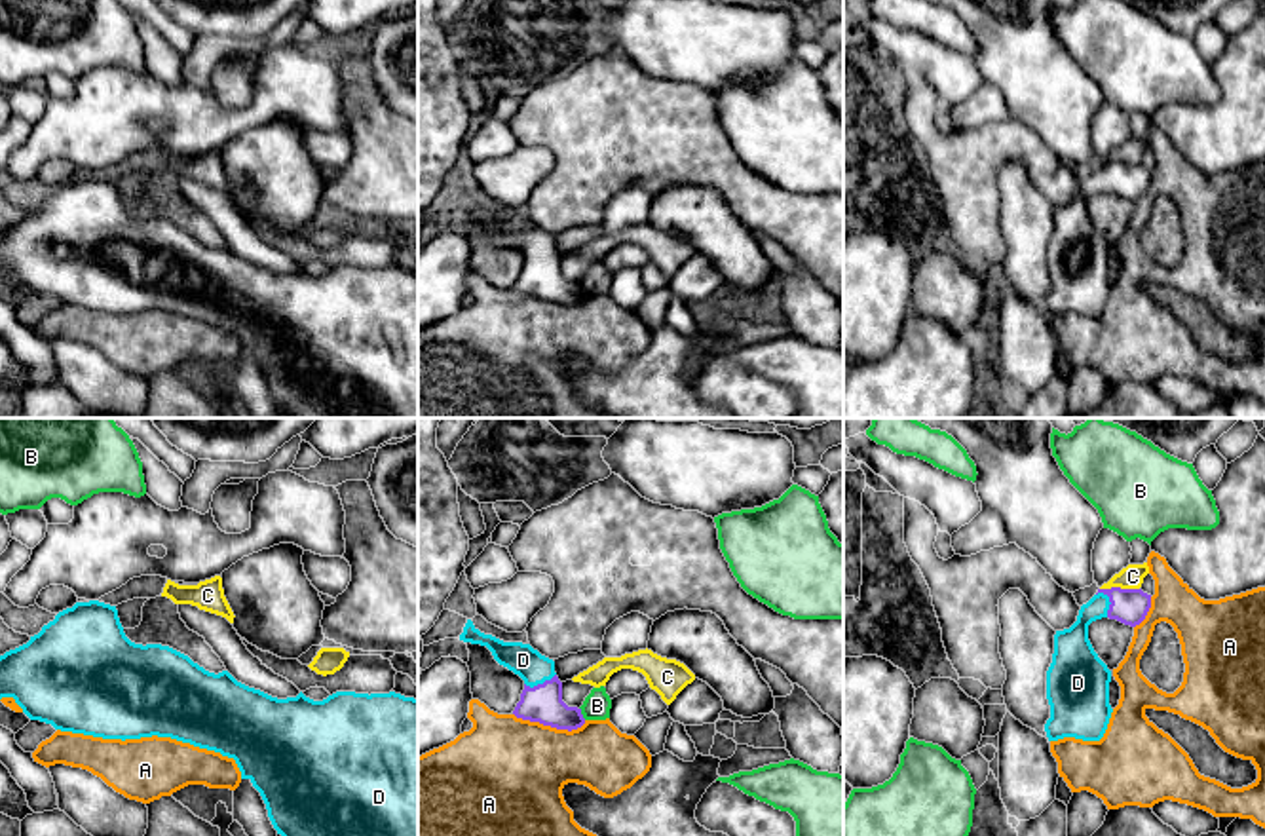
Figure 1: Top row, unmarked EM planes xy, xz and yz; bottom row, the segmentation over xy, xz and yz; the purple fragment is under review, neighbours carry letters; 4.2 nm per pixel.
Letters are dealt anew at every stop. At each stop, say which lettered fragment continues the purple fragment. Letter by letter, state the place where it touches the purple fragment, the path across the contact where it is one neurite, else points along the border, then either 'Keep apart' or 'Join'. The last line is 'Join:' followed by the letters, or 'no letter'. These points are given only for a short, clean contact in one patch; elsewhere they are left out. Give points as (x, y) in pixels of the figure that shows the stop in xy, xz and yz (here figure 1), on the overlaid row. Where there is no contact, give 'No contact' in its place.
A: Touches purple at xz (549, 724). Keep apart
B: Touches purple at xz (580, 713). Keep apart
C: Touches purple at yz (1119, 588). Keep apart
D: Touches purple at yz (1110, 601). Path across: yz (1129, 607), (1110, 601), (1081, 624), (1072, 646). Join
Join: D

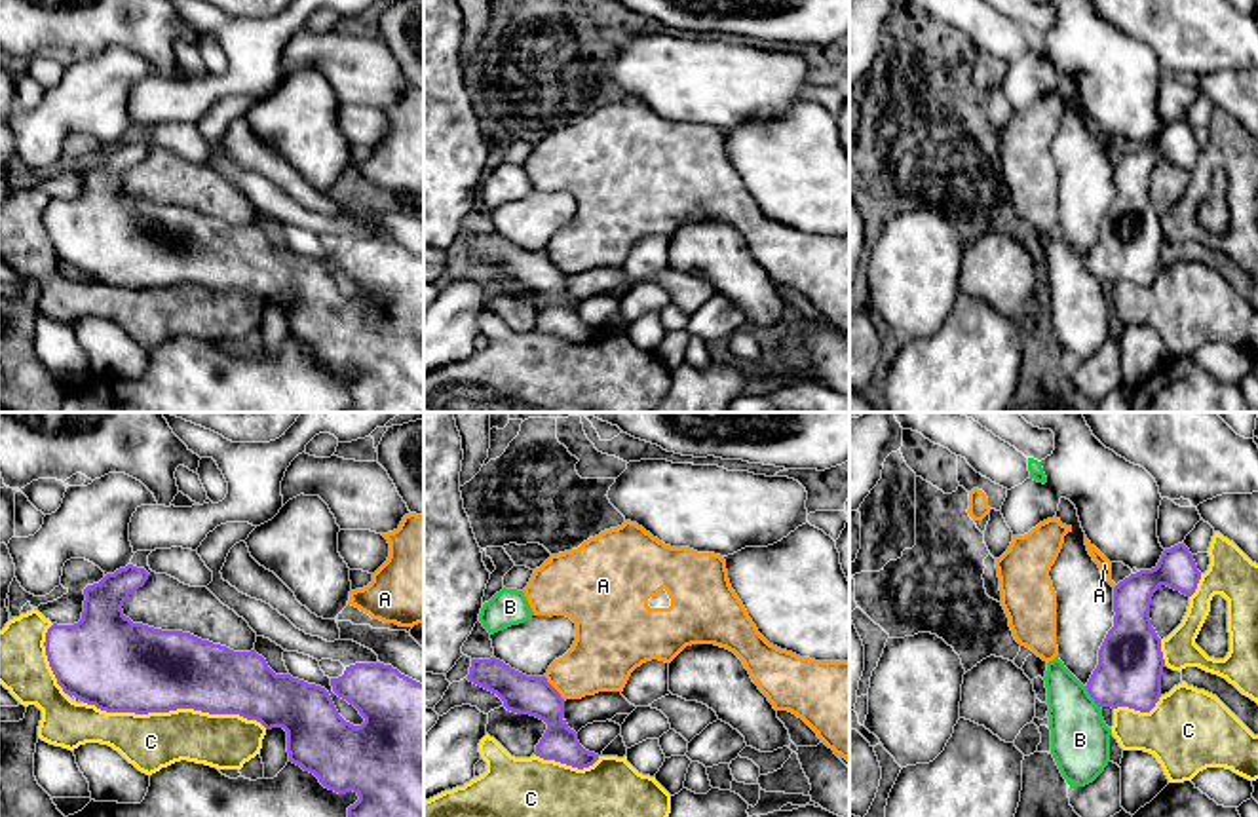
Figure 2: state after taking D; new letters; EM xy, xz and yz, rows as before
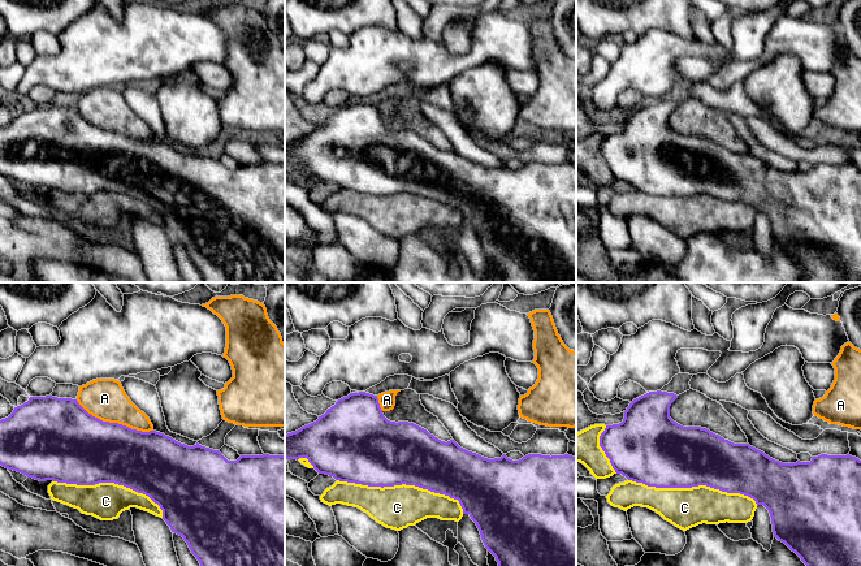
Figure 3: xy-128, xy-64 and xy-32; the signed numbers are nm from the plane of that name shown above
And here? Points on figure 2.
A: Touches purple at xz (553, 688). Keep apart
B: Touches purple at yz (1091, 696). Keep apart
C: Touches purple at xy (175, 709). Keep apart
Join: no letter

